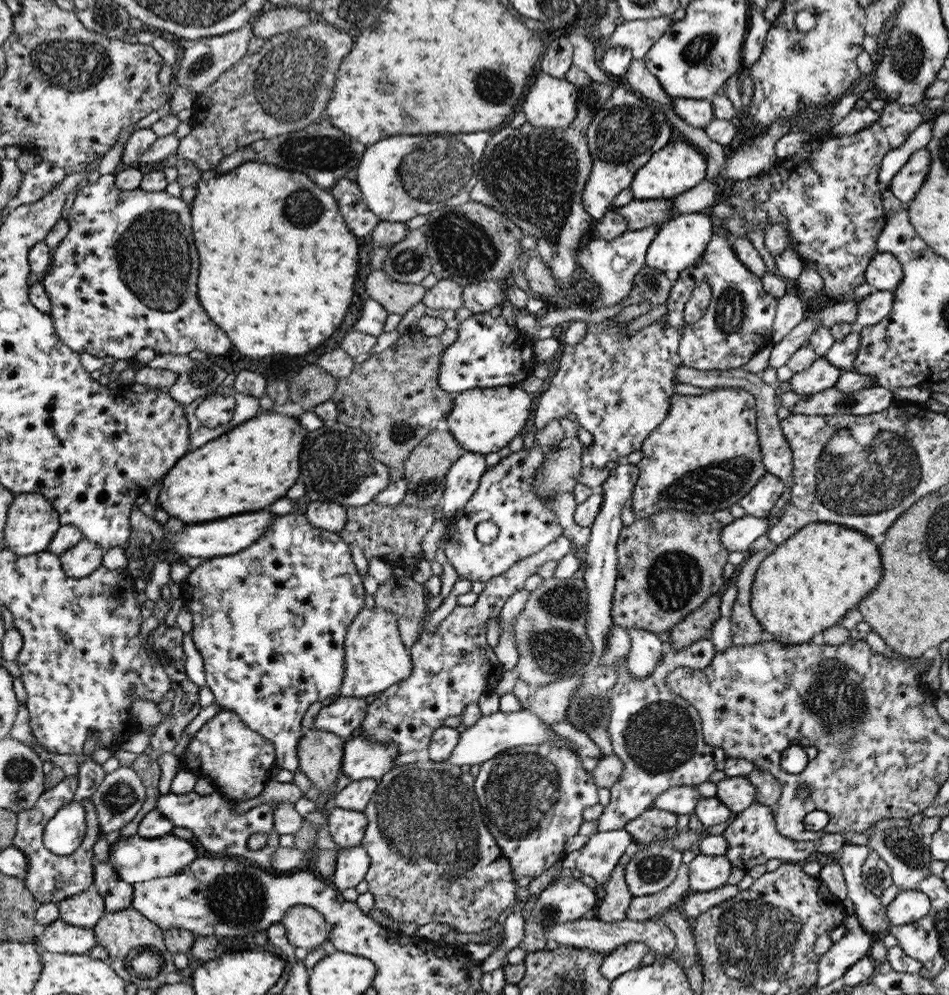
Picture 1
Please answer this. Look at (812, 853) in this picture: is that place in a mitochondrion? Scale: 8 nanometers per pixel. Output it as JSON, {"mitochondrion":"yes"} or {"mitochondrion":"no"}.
{"mitochondrion":"no"}

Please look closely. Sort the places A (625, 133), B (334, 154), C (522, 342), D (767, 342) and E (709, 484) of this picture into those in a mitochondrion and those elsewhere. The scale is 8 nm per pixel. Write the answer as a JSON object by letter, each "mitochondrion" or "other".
{"A":"mitochondrion","B":"mitochondrion","C":"other","D":"other","E":"mitochondrion"}

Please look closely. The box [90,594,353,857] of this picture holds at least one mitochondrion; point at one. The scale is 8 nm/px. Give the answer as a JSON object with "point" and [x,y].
{"point":[119,797]}

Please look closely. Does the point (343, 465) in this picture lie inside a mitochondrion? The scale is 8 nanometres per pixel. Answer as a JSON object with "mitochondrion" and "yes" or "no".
{"mitochondrion":"yes"}

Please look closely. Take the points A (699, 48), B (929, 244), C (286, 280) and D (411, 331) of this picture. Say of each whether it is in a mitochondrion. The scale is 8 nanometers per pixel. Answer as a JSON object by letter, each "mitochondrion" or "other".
{"A":"mitochondrion","B":"other","C":"other","D":"other"}

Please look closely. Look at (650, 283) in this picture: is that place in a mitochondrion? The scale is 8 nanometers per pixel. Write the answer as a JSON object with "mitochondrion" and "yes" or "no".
{"mitochondrion":"yes"}

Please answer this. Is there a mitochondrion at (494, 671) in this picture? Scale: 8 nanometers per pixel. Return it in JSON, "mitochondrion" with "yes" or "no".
{"mitochondrion":"no"}

